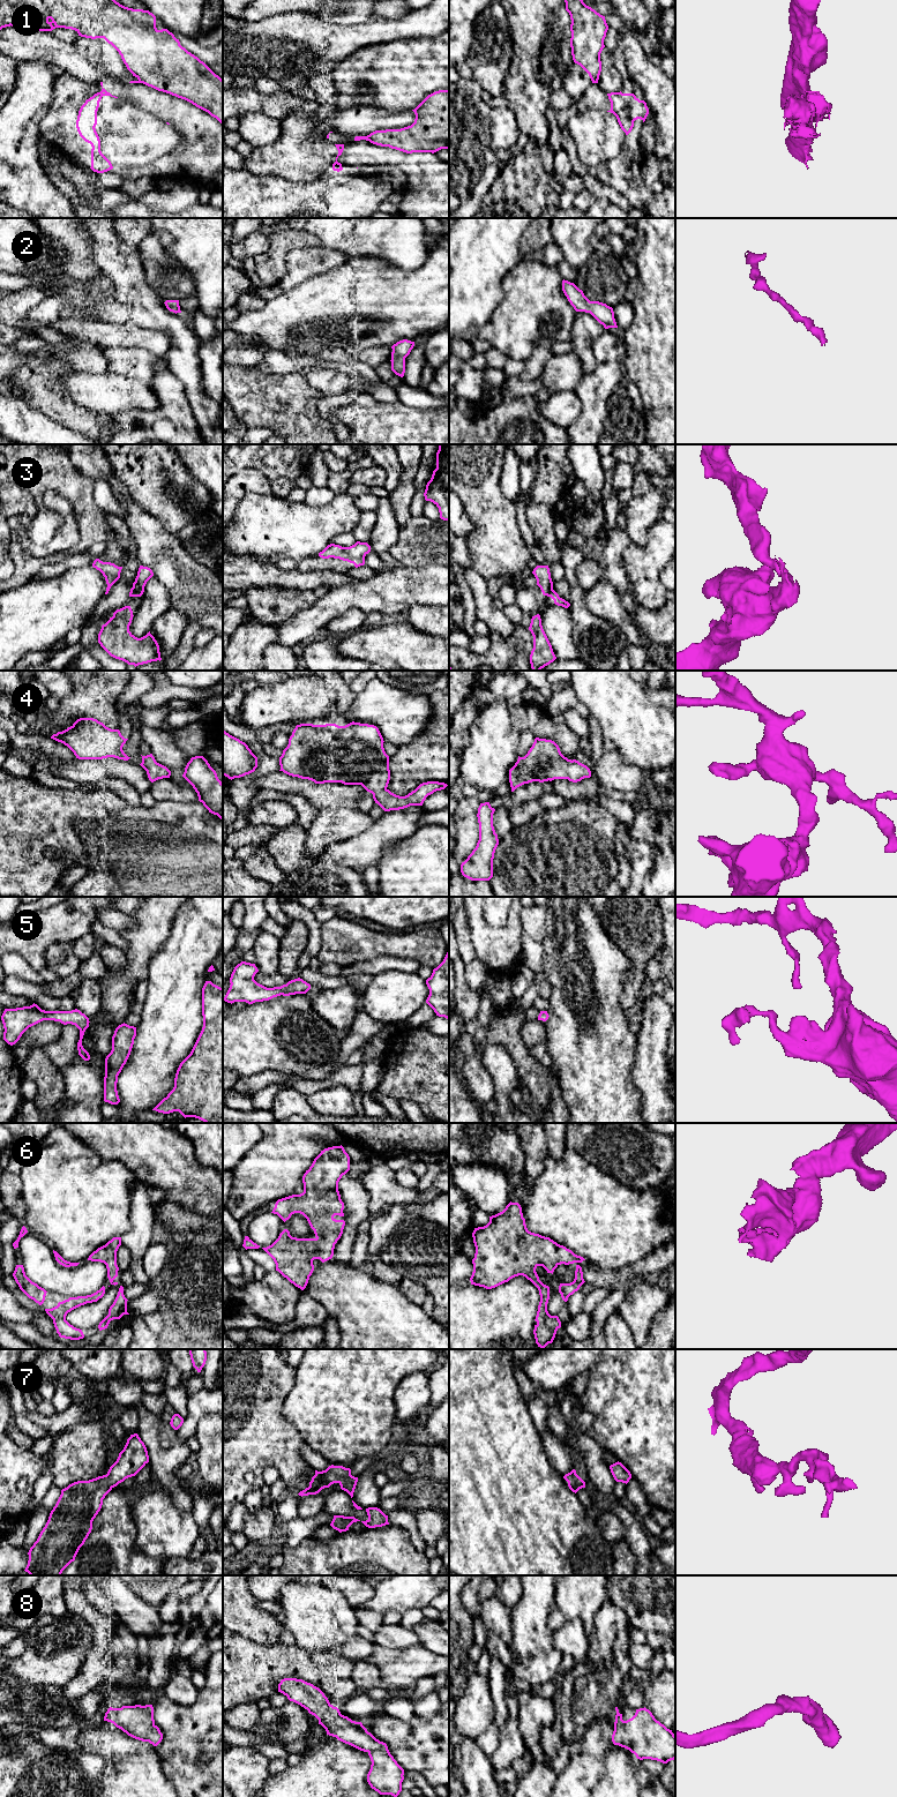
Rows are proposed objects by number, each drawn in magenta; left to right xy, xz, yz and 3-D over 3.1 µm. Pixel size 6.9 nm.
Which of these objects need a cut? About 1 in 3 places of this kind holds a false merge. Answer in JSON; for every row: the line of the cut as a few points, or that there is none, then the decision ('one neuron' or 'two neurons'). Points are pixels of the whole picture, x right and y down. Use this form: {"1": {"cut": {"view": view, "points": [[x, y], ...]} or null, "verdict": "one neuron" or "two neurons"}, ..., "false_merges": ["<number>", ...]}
{"1": {"cut": {"view": "xz", "points": [[366, 136], [368, 140]]}, "verdict": "two neurons"}, "2": {"cut": null, "verdict": "one neuron"}, "3": {"cut": {"view": "yz", "points": [[552, 586], [546, 594]]}, "verdict": "two neurons"}, "4": {"cut": null, "verdict": "one neuron"}, "5": {"cut": null, "verdict": "one neuron"}, "6": {"cut": null, "verdict": "one neuron"}, "7": {"cut": null, "verdict": "one neuron"}, "8": {"cut": null, "verdict": "one neuron"}, "false_merges": ["1", "3"]}

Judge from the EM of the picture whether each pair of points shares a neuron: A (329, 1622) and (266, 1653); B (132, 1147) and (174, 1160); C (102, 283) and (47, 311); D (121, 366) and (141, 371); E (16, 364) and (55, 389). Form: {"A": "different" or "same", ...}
{"A": "different", "B": "same", "C": "same", "D": "same", "E": "same"}

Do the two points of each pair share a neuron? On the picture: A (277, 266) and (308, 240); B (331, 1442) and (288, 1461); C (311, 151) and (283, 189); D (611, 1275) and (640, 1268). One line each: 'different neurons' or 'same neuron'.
A: same neuron
B: different neurons
C: different neurons
D: same neuron

